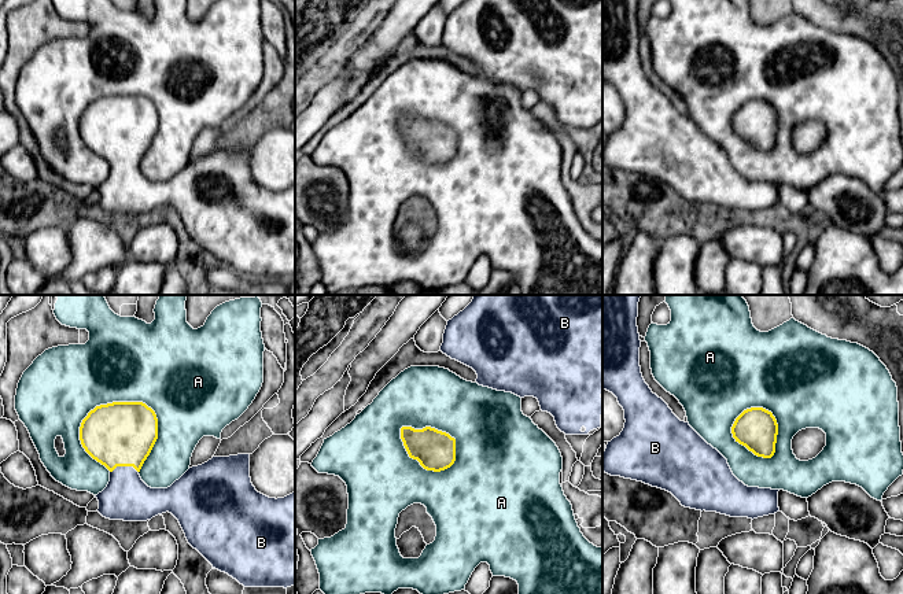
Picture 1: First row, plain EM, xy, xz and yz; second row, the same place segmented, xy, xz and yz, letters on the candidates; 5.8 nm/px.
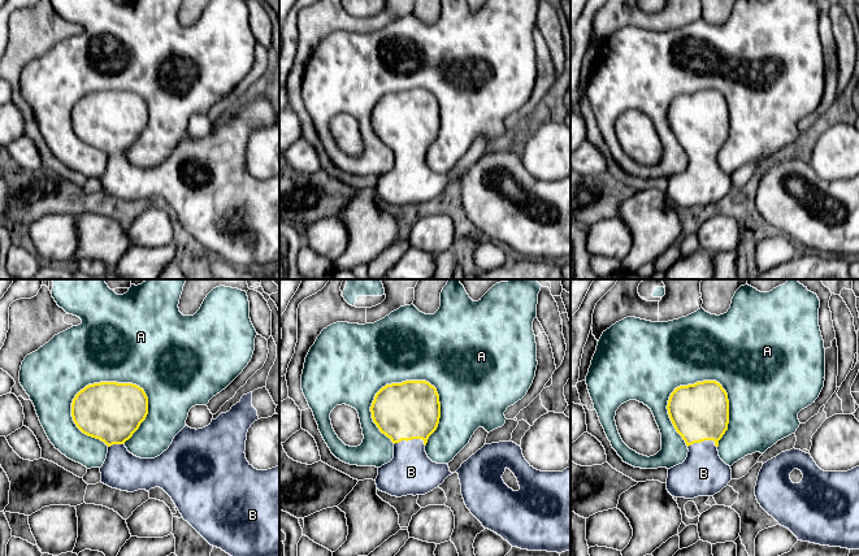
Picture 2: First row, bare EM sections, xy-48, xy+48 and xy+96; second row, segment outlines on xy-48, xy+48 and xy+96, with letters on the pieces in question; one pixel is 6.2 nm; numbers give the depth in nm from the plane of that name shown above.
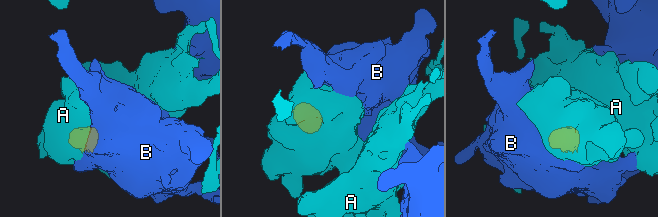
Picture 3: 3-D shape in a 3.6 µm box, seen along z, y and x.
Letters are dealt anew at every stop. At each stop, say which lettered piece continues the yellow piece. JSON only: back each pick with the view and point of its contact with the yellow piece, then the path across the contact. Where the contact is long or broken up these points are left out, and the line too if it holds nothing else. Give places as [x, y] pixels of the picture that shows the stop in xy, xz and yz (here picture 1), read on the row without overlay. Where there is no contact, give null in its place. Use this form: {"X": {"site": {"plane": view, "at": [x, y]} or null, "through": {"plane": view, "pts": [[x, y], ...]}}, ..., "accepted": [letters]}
{"B": {"site": {"plane": "xy", "at": [124, 158]}, "through": {"plane": "xy", "pts": [[121, 126], [124, 158], [126, 189]]}}, "accepted": ["B"]}

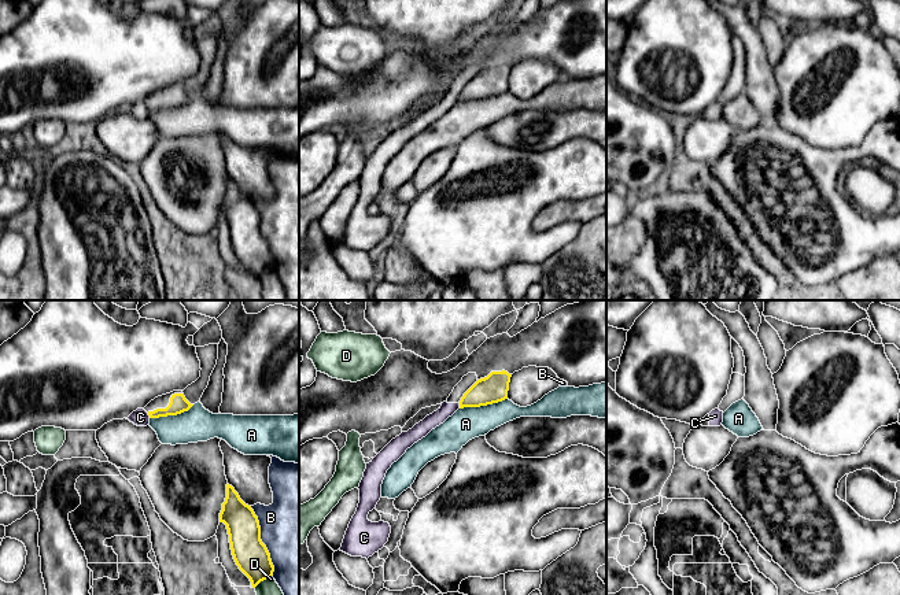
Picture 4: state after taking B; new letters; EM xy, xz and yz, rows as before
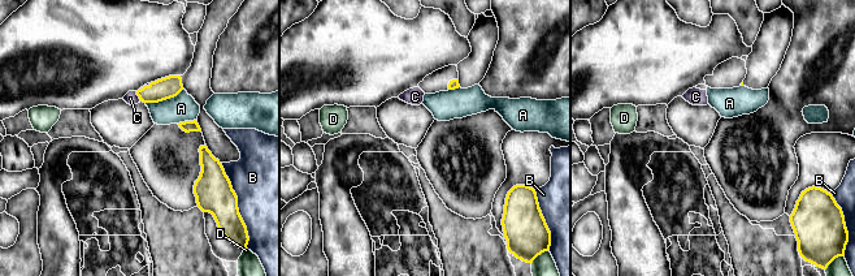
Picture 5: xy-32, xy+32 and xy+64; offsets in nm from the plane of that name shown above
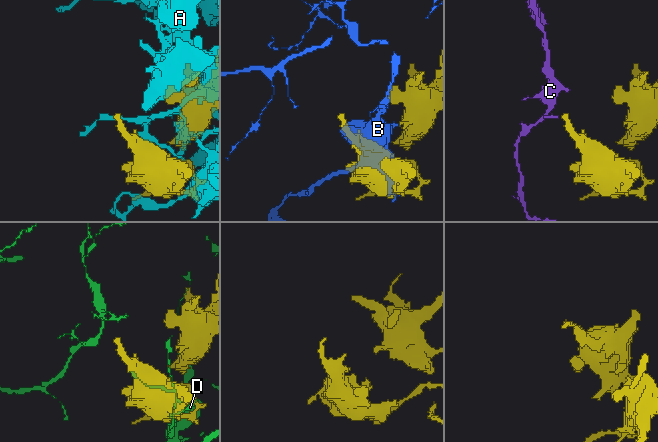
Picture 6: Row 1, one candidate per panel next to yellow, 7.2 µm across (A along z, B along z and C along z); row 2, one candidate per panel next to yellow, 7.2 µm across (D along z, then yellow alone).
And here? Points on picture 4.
{"accepted": []}

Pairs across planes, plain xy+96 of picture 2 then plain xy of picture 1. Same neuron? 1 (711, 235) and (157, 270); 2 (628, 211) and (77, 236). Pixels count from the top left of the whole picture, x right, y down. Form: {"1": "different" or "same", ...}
{"1": "different", "2": "same"}

